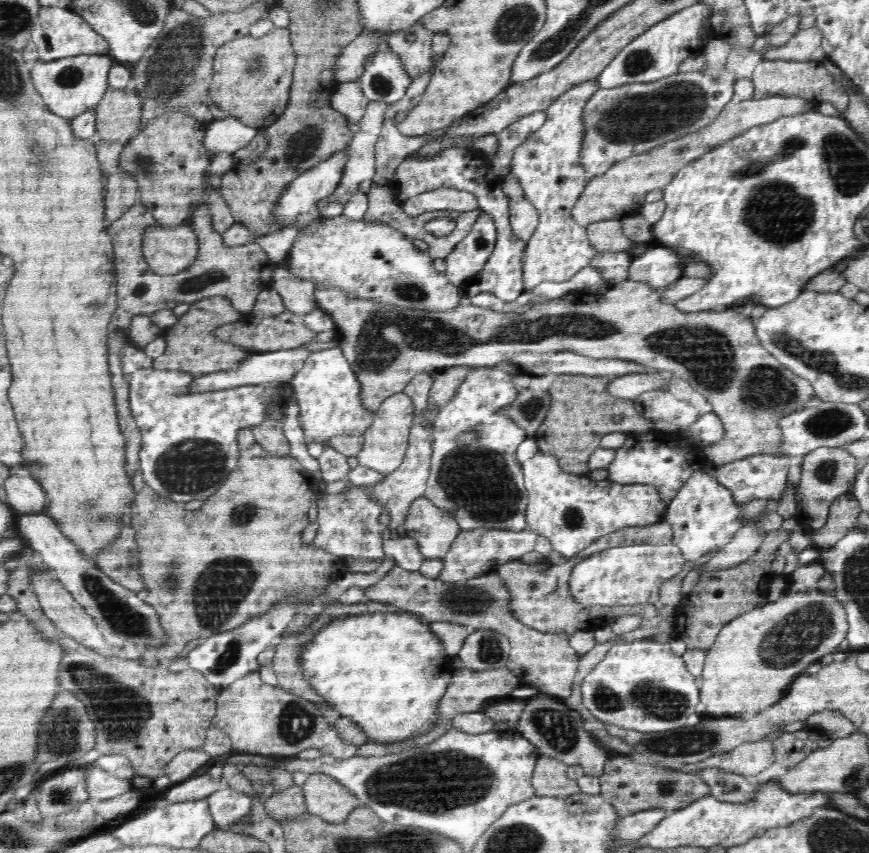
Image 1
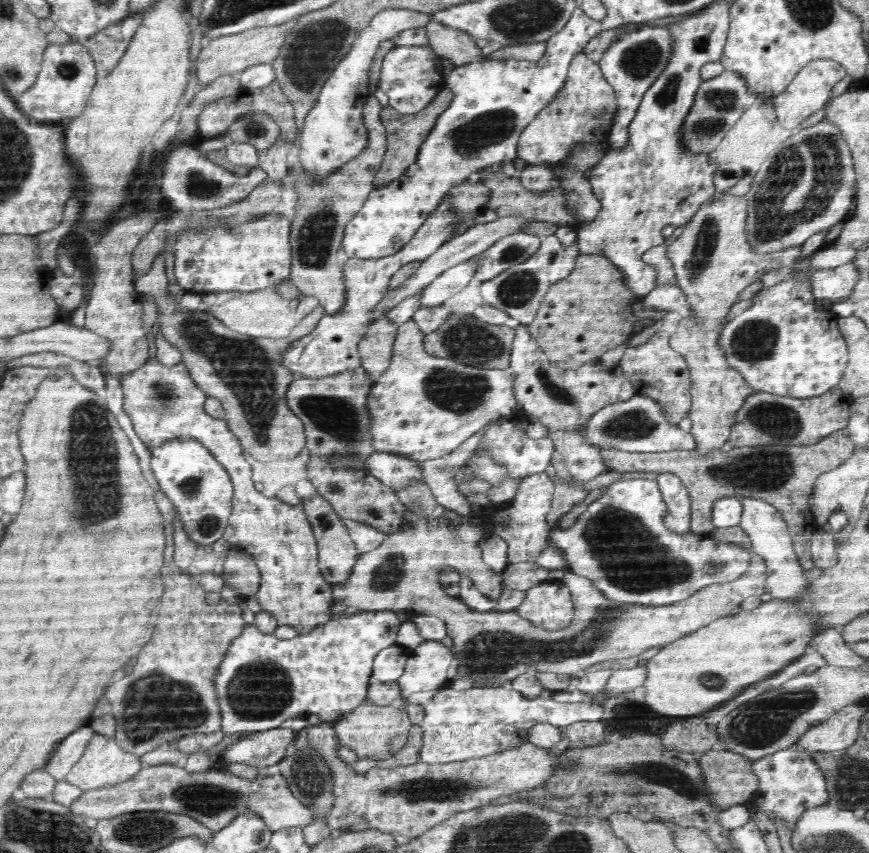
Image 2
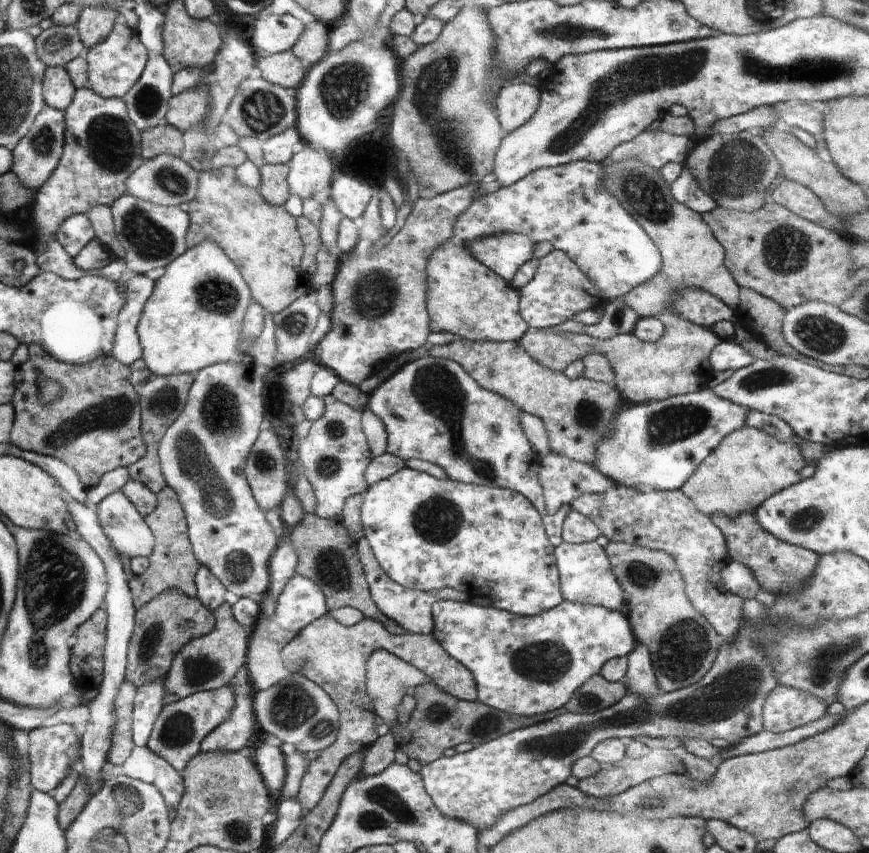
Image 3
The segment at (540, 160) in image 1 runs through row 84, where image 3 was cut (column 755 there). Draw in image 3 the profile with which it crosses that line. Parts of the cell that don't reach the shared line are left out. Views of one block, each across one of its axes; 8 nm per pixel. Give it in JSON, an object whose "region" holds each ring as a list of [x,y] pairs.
{"region":[[[732,560],[726,565],[721,575],[723,583],[732,594],[738,595],[744,600],[758,599],[762,588],[755,574],[746,565]]]}

